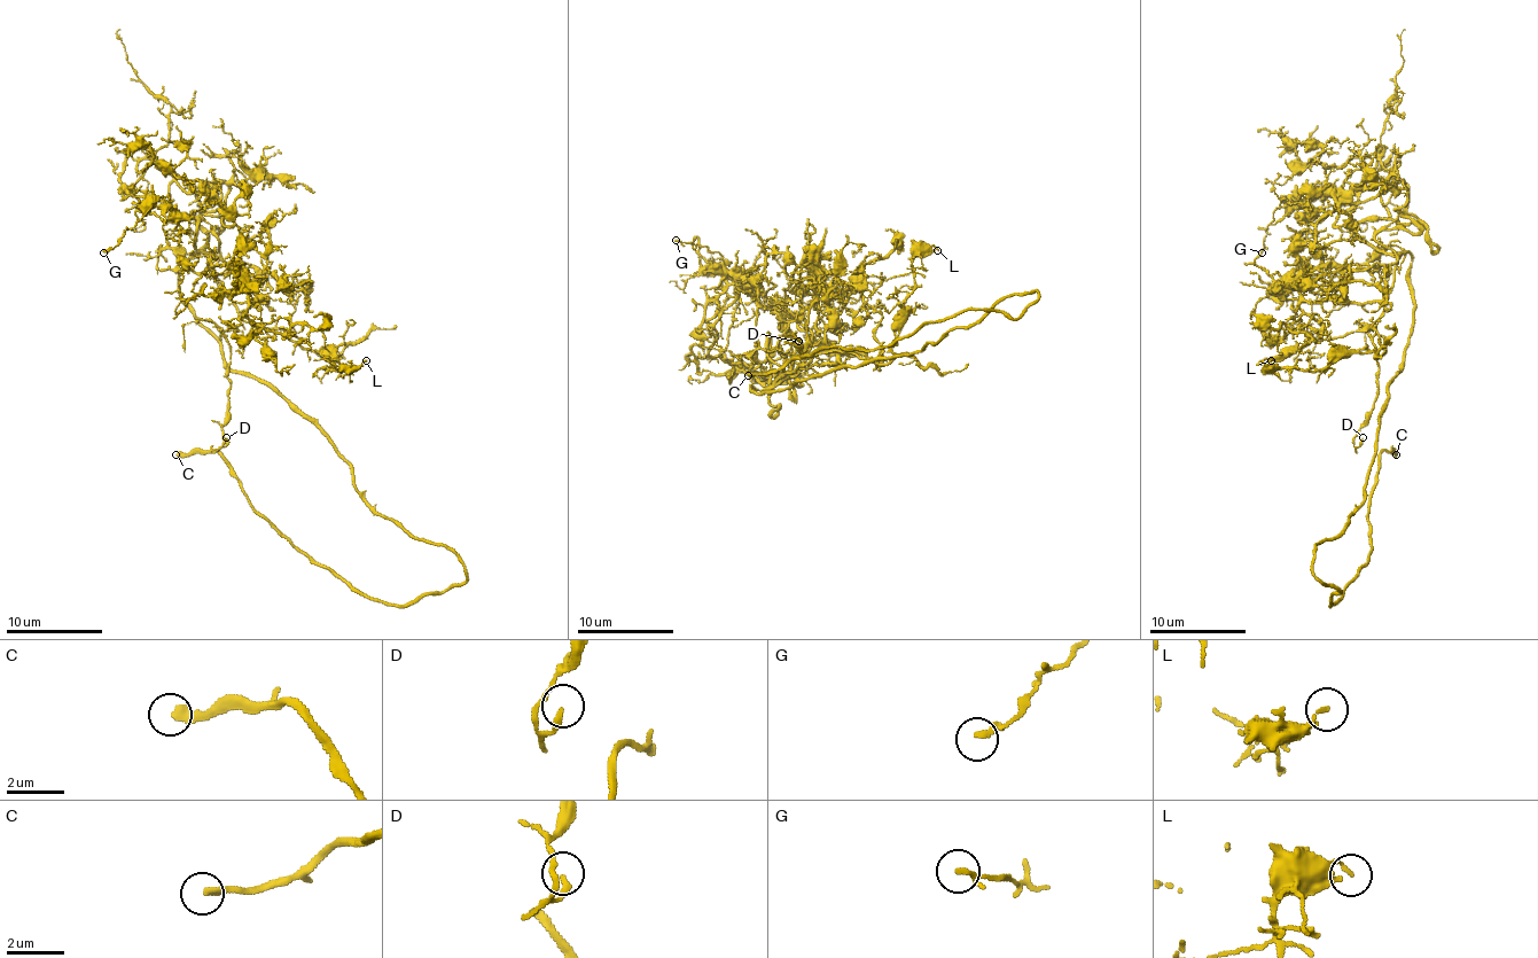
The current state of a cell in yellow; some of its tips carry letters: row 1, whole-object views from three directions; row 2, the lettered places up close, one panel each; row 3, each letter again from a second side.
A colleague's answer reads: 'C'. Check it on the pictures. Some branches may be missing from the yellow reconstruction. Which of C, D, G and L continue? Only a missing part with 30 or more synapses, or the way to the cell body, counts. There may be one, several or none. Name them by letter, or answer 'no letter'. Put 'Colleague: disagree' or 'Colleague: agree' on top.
Colleague: agree
C

